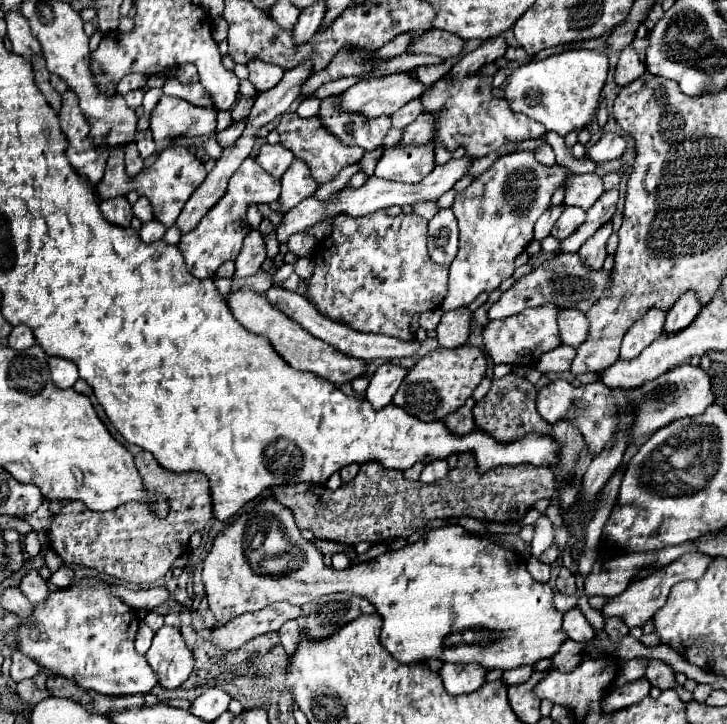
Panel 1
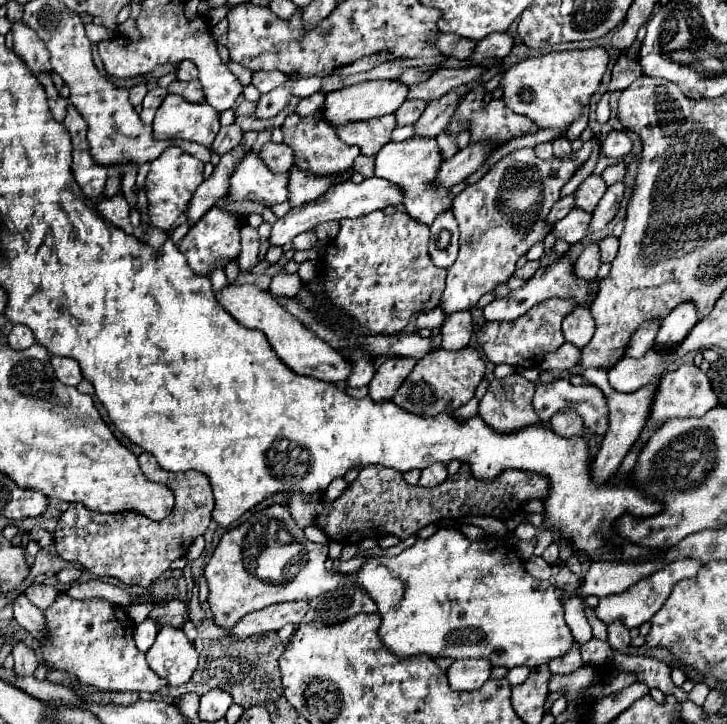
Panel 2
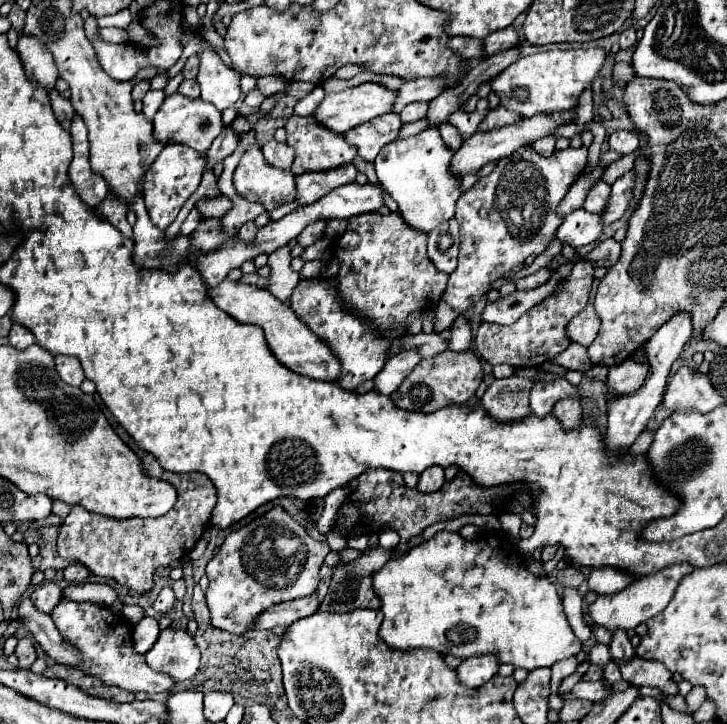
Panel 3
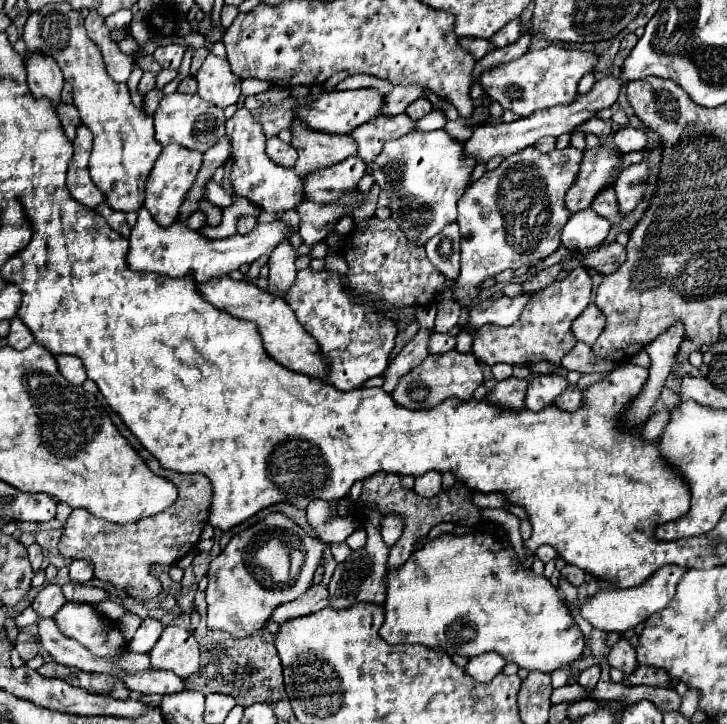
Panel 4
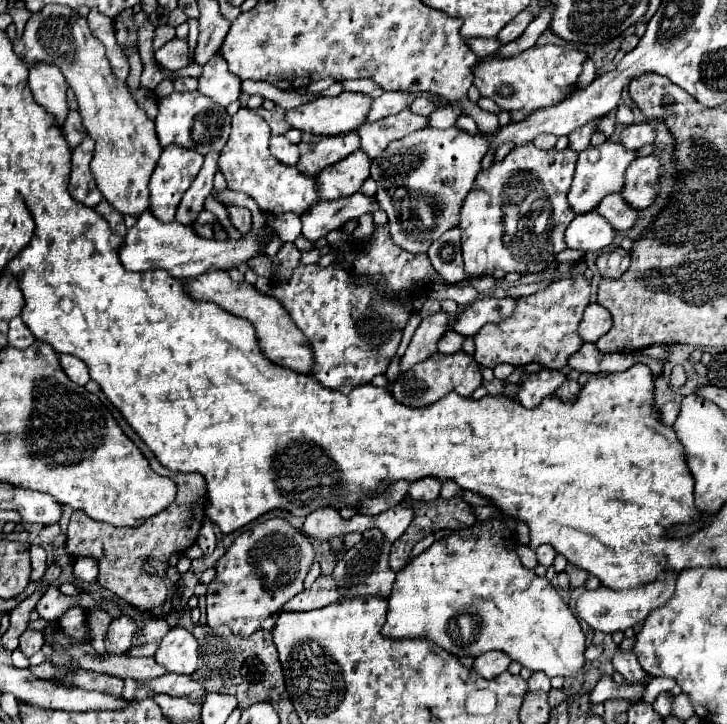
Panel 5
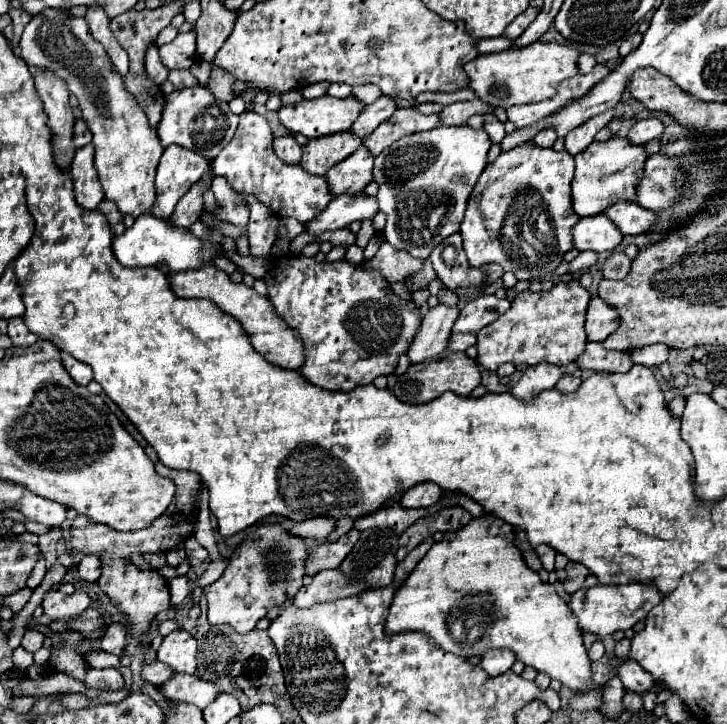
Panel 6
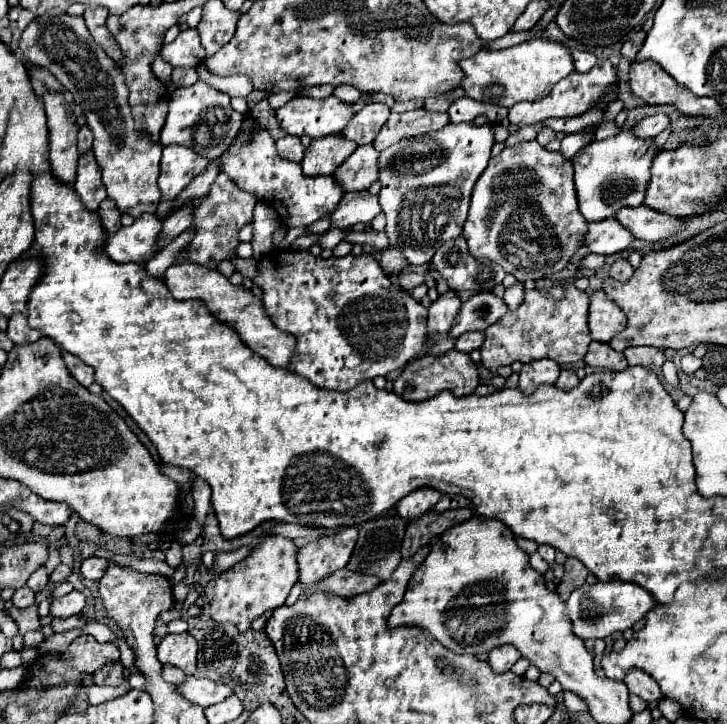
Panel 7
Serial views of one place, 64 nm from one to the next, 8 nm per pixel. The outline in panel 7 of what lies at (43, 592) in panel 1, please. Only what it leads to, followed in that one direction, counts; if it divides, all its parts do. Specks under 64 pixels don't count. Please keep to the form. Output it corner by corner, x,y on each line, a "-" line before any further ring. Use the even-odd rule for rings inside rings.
72,590
70,594
62,598
52,598
50,602
50,616
54,618
70,618
74,614
80,614
86,606
86,596
78,590

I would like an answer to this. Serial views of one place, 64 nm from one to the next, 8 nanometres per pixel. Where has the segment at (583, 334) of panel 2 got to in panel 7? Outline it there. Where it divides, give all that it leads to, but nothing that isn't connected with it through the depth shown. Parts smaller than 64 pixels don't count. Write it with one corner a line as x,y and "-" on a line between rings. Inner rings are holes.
594,292
590,298
590,318
588,328
592,340
610,342
626,326
624,312
602,292

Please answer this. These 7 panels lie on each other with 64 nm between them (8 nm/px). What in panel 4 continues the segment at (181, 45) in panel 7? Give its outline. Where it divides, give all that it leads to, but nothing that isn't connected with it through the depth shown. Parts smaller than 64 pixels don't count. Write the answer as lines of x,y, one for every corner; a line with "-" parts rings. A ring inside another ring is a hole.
168,42
166,46
160,46
160,48
156,48
156,52
154,52
154,60
156,60
162,68
174,68
174,70
180,66
182,56
184,56
184,46
174,44
174,42

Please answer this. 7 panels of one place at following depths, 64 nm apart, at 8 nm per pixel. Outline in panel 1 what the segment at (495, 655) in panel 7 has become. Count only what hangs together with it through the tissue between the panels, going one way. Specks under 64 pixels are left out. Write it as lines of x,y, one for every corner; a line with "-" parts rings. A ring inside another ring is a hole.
444,664
440,668
440,678
444,682
444,688
452,696
468,694
478,690
484,684
486,670
476,664
466,664
466,666
456,666
456,664

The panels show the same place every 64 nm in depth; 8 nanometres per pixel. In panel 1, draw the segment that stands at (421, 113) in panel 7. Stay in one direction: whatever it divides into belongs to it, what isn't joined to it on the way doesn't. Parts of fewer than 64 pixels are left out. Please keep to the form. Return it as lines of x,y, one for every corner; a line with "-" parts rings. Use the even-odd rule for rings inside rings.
336,94
320,102
318,120
322,126
348,146
360,146
364,150
382,146
382,140
390,130
390,116
362,118
360,114
346,114
338,106
338,98
340,96

